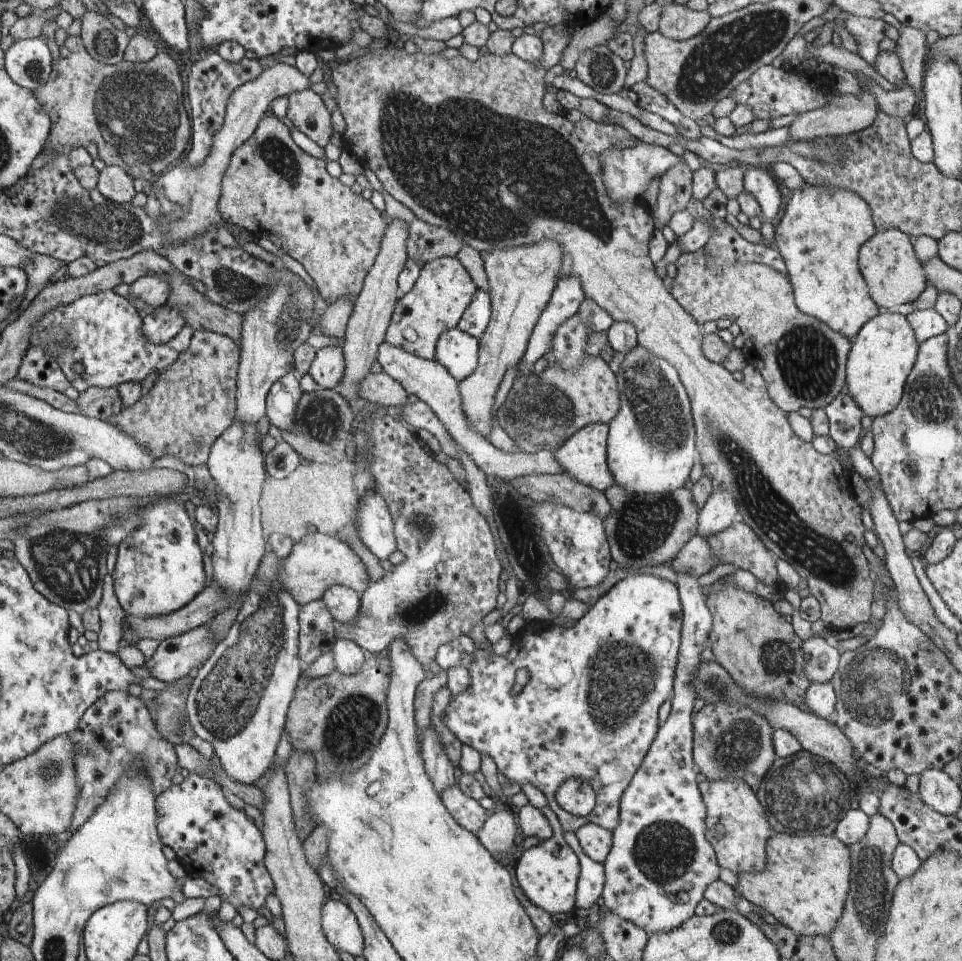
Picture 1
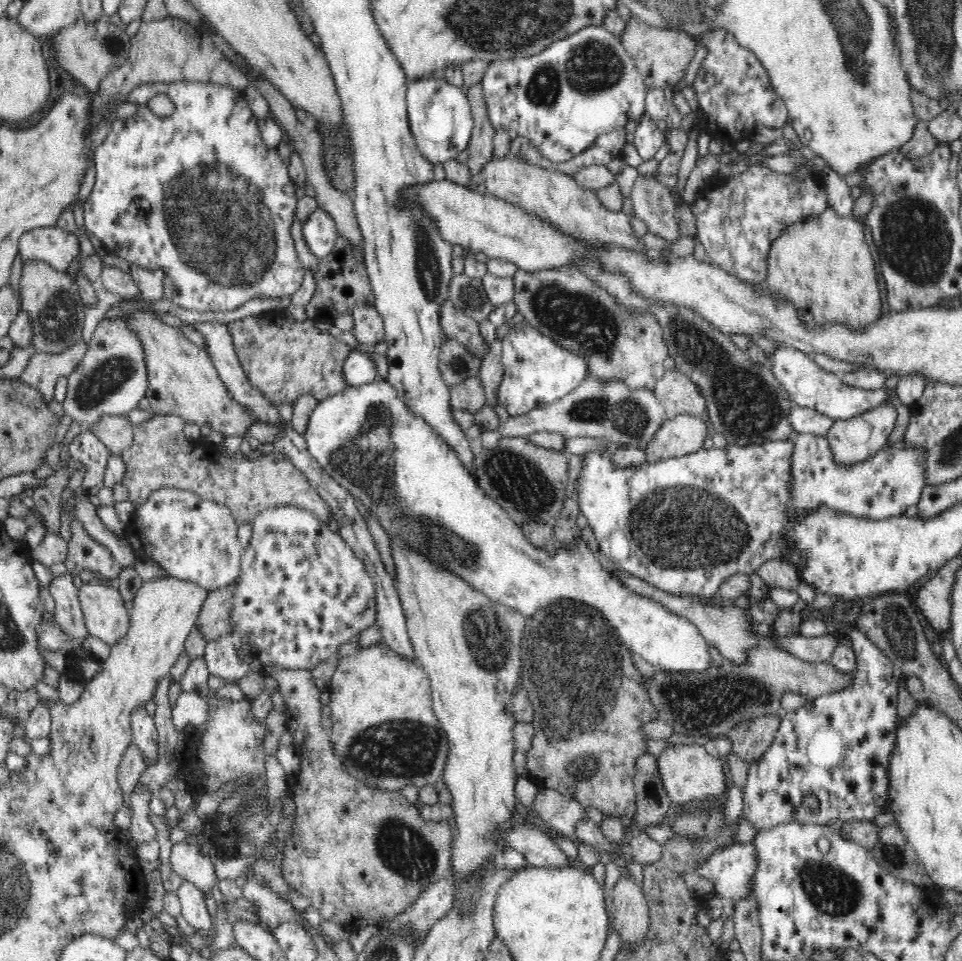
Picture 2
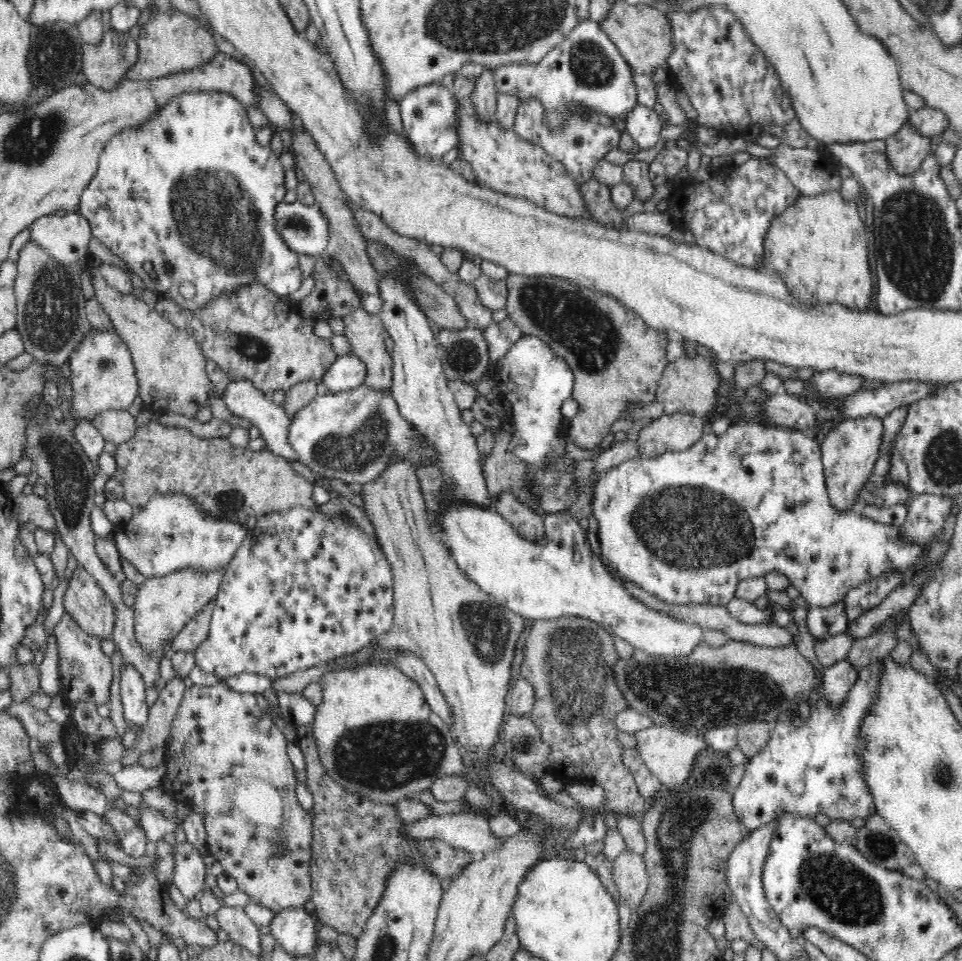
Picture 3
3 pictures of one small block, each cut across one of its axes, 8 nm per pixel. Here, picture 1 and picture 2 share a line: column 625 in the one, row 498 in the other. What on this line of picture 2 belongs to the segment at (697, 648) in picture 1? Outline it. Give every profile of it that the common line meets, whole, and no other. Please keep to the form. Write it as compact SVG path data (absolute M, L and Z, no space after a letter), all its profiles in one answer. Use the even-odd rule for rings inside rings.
M810 433L799 434L796 443L794 443L793 452L793 498L789 501L790 515L811 513L812 510L816 510L820 505L828 506L830 509L836 509L837 512L842 512L848 515L862 517L864 519L870 520L882 520L890 517L895 517L906 513L906 510L912 506L916 506L922 496L922 490L926 487L926 480L924 480L924 466L920 463L919 451L913 450L911 447L906 447L903 441L896 442L894 446L884 446L876 452L874 456L870 456L867 460L857 460L853 458L853 464L844 466L842 464L834 463L833 452L831 452L829 447L829 442L826 436L818 436Z

